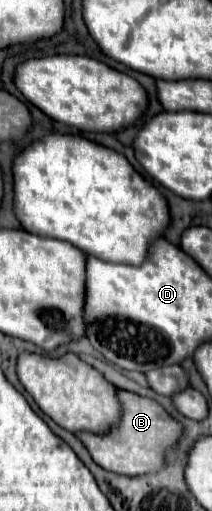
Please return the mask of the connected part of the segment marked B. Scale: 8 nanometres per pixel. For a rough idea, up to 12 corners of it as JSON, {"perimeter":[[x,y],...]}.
{"perimeter":[[117,389],[121,419],[79,431],[119,475],[157,471],[181,425],[153,399]]}

